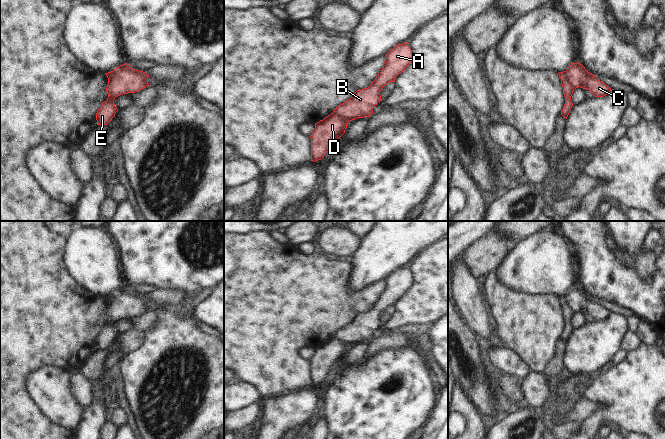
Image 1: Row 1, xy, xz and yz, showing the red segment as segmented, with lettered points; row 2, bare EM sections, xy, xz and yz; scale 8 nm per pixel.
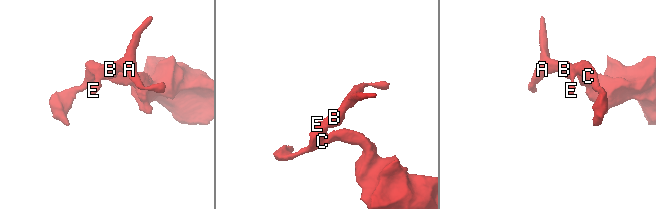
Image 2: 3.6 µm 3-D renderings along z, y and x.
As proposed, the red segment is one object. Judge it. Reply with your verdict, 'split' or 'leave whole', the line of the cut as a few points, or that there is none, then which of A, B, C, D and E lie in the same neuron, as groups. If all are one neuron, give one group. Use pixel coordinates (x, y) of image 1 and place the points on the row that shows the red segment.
split; cut in yz along (565, 71), (566, 78), (574, 89); A B E / C D

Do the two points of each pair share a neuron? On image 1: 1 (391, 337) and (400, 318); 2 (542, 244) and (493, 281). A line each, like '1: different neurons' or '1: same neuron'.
1: different neurons
2: different neurons

